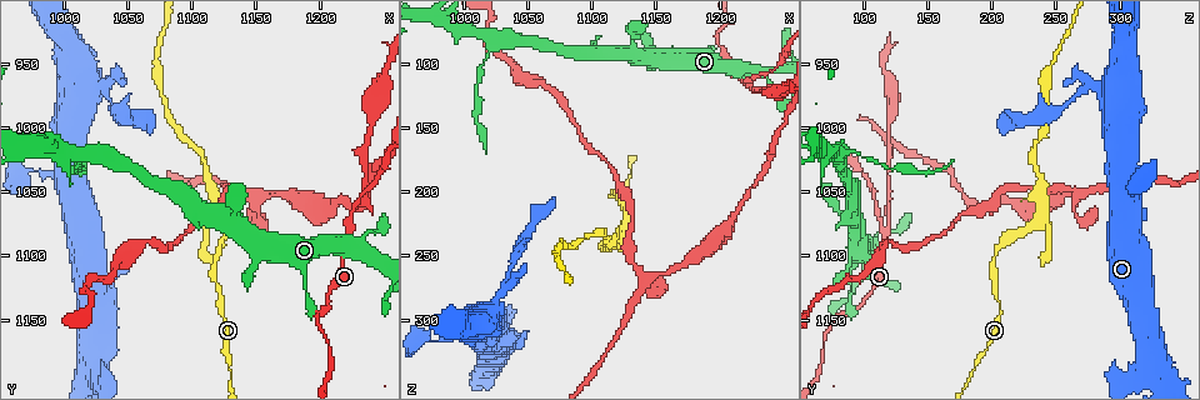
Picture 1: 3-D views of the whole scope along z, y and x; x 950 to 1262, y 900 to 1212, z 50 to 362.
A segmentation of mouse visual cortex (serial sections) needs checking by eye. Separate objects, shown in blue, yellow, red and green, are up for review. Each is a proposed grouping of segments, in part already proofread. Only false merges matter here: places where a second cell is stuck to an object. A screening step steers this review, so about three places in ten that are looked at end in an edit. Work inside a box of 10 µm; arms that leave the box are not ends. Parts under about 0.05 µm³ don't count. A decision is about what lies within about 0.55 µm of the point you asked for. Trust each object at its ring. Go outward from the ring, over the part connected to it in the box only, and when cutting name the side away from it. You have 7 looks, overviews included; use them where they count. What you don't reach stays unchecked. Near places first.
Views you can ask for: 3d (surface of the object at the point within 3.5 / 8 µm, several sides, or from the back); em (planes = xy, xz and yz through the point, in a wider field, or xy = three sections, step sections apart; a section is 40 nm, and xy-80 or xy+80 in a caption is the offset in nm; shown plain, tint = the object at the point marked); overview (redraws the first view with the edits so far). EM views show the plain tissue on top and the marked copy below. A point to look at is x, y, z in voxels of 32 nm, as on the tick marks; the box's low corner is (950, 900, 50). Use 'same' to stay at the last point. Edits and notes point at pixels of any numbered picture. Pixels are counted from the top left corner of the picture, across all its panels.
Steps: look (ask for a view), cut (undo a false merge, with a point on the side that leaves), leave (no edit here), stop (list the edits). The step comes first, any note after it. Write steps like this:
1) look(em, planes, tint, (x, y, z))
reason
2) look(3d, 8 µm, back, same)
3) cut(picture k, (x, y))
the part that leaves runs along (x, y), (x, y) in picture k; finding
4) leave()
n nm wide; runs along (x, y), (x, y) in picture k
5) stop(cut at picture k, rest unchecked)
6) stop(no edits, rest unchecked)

look(3d, 3.5 µm, (1222, 1078, 118))
three arms meet

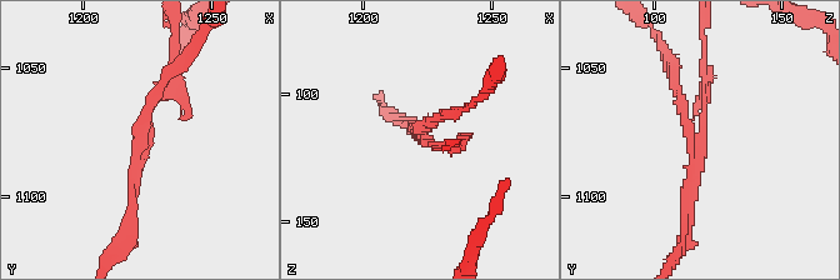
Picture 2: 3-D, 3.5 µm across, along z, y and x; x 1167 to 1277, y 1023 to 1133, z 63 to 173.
look(em, xy, step 2, tint, (1223, 1079, 119))
3 arms; arms of 150, 150, 200 nm

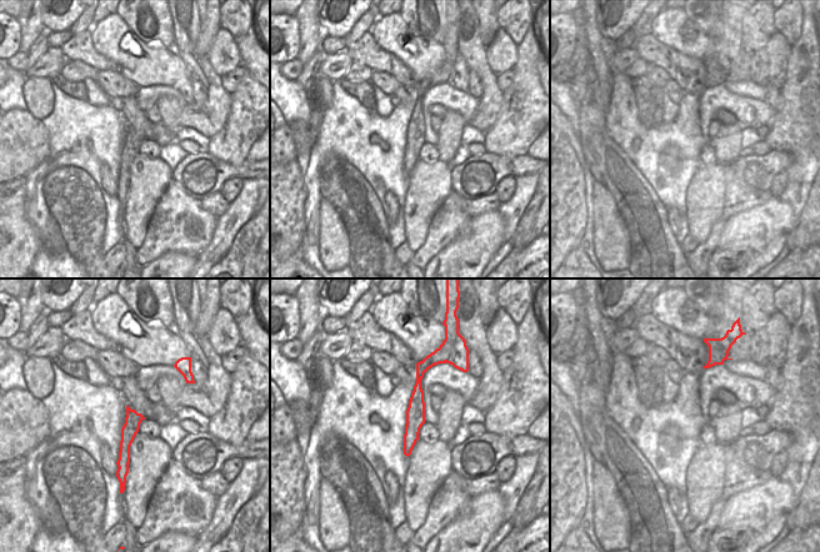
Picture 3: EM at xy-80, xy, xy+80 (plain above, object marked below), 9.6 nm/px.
cut(picture 2, (673, 83))
the part that leaves runs along (684, 120), (674, 63), (658, 35) in picture 2; two cells meet here

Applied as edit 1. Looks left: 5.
look(overview)

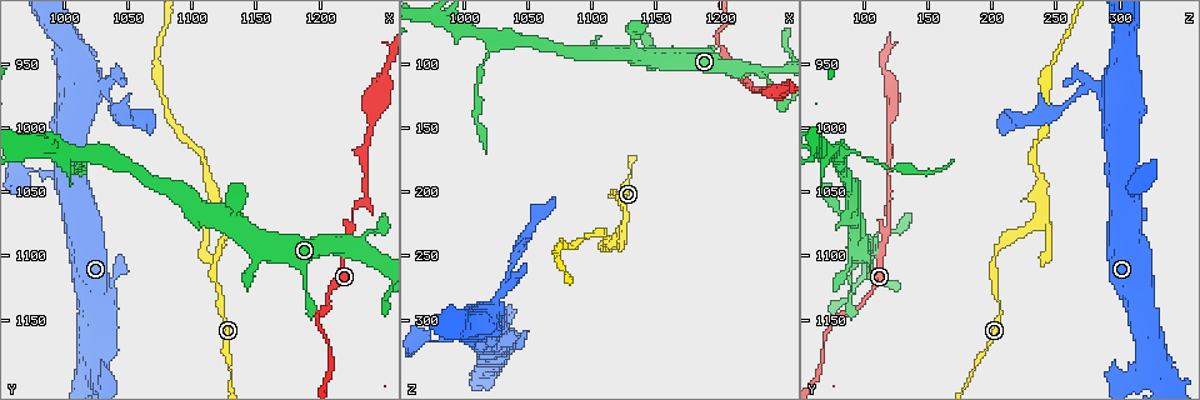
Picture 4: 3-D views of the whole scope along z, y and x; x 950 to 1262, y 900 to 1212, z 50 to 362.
look(3d, 3.5 µm, back, (1120, 1072, 240))
abrupt turn

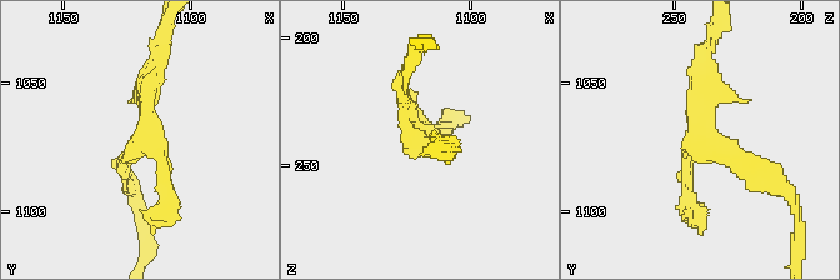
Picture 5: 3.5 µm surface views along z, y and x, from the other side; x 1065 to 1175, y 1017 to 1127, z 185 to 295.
look(em, xy, step 2, tint, (1118, 1072, 243))
need the tissue

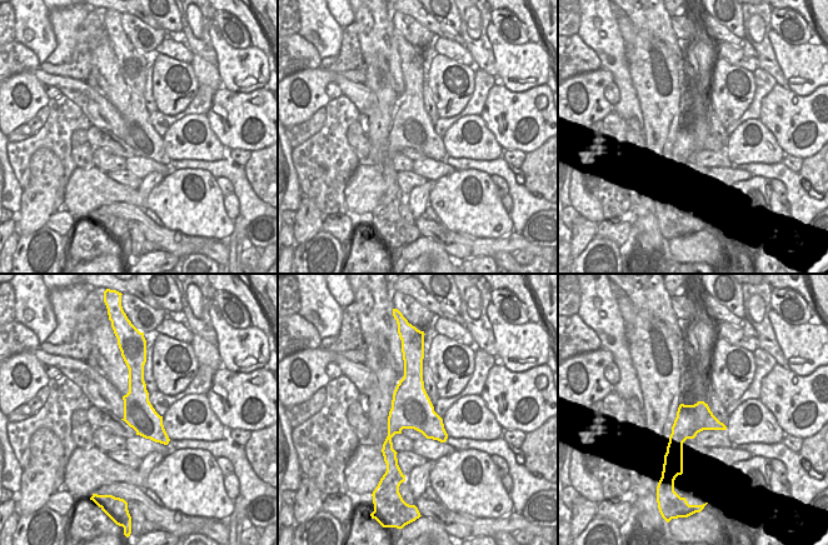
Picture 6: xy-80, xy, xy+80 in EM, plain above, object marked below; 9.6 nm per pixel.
leave()
runs along (410, 360), (410, 408), (388, 439), (393, 461) in picture 6; one cell here

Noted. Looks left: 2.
look(3d, 8 µm, (1028, 1020, 82))
branch point

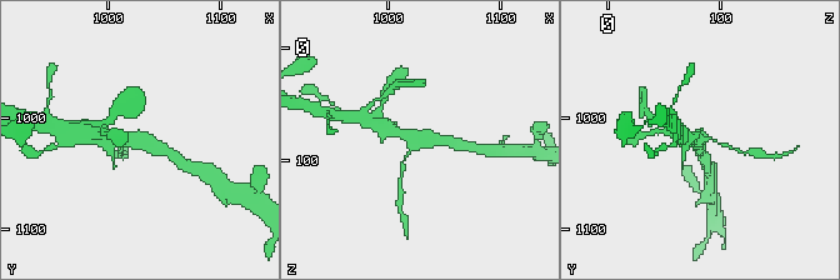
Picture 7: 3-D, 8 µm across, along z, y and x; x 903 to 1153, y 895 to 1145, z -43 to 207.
look(em, xy, step 1, tint, same)

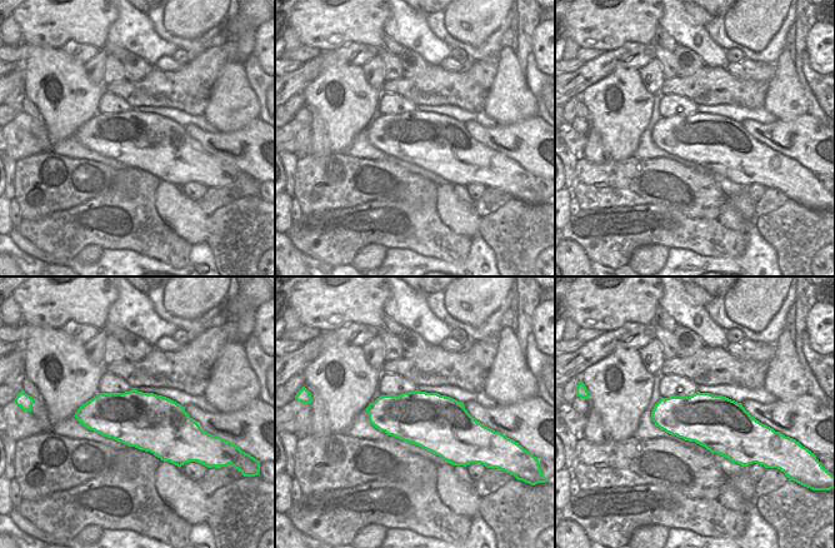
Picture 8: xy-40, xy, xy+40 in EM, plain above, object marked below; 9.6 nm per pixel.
cut(picture 7, (121, 151))
arms of 100, 300, 350 nm; the part that leaves runs along (711, 139), (740, 153), (755, 153) in picture 7; a second cell is stuck on

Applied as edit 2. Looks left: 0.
stop(cut at picture 2, cut at picture 7, rest unchecked)

